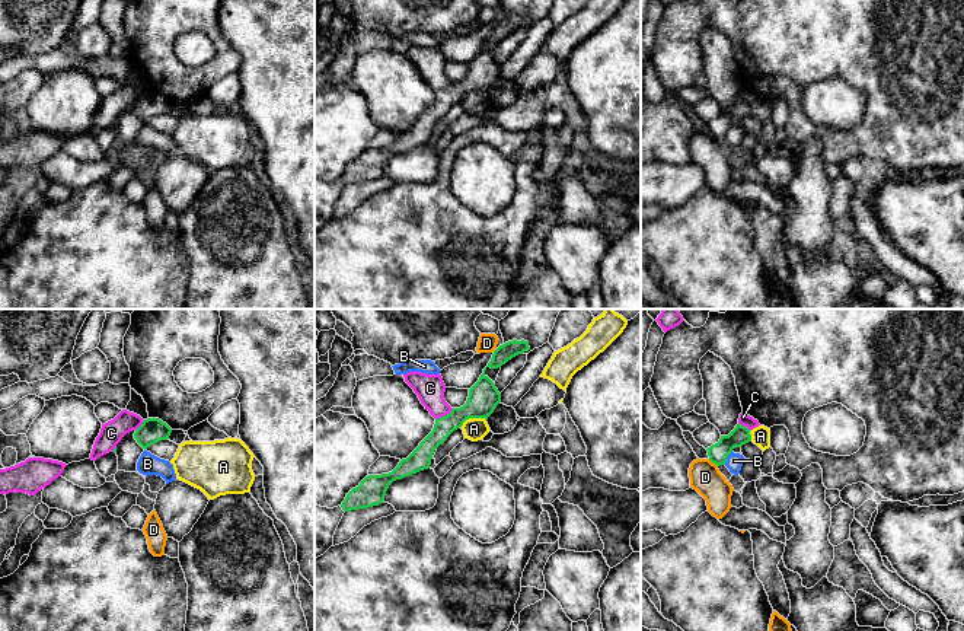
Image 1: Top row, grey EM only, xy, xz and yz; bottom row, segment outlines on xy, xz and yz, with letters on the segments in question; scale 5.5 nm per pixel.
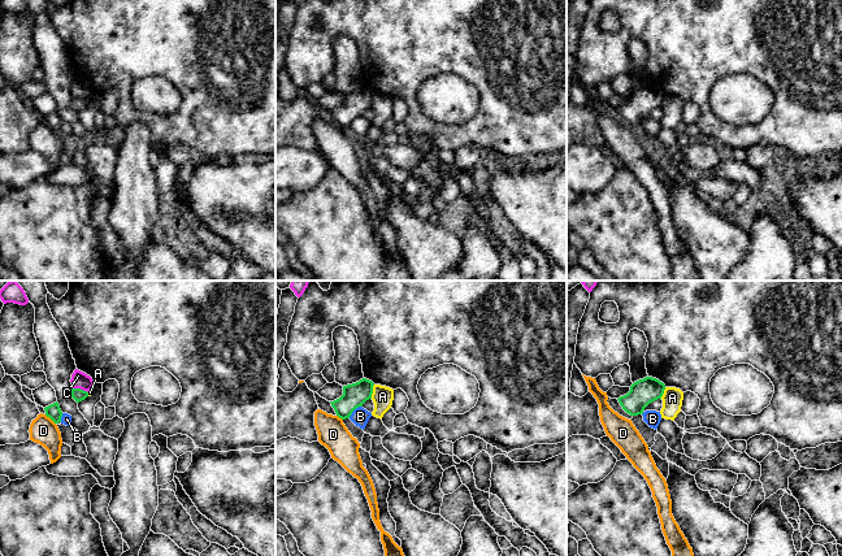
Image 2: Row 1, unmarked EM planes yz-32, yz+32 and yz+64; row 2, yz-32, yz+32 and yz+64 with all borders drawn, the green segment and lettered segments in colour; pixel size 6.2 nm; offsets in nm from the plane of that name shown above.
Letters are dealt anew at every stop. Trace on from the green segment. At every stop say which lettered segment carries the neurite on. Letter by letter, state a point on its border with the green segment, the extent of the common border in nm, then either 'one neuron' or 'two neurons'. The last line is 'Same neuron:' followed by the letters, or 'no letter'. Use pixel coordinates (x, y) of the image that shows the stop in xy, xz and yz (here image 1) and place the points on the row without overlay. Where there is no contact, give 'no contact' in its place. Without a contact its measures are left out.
A: meets green in xz at (472, 91); contact 150 nm long; two neurons
B: meets green in yz at (727, 130); contact 90 nm long; two neurons
C: meets green in xz at (444, 89); contact 120 nm long; two neurons
D: meets green in yz at (712, 136); contact 70 nm long; two neurons
Same neuron: no letter

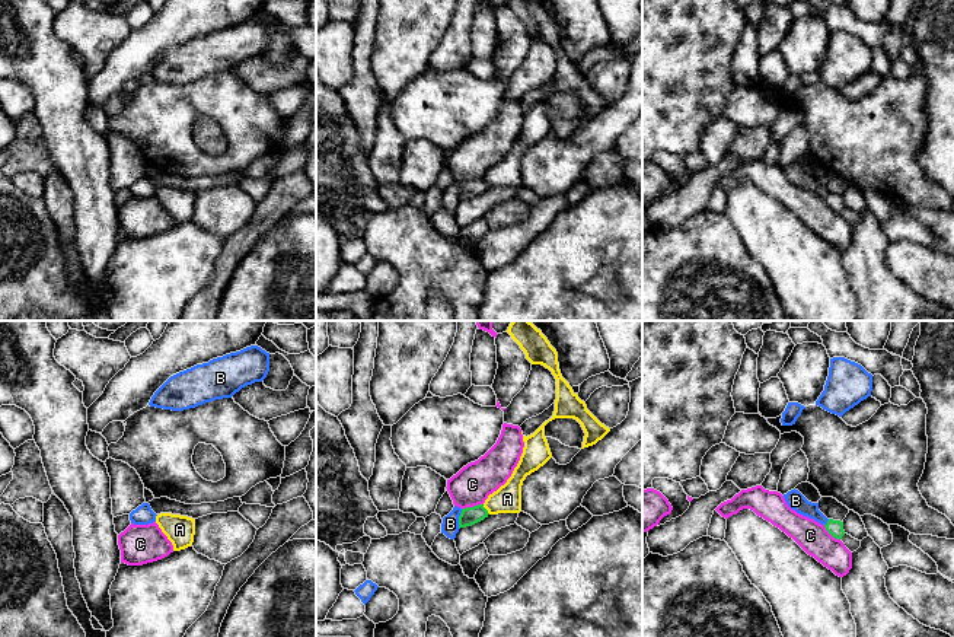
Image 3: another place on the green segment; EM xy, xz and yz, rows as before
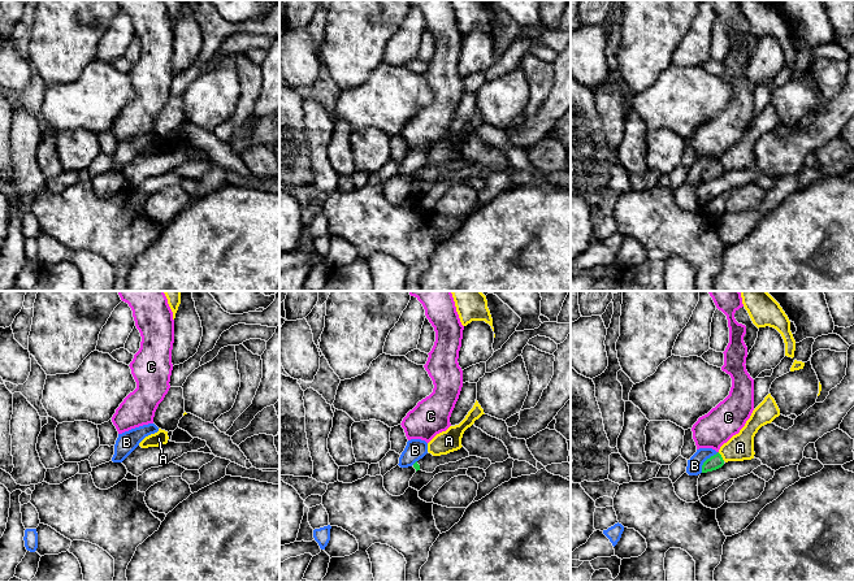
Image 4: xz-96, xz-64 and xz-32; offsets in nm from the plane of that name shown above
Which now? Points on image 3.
A: meets green in xz at (485, 182); contact 70 nm long; two neurons
B: meets green in xz at (459, 193); contact 110 nm long; two neurons
C: meets green in xz at (474, 180); contact 120 nm long; two neurons
Same neuron: no letter

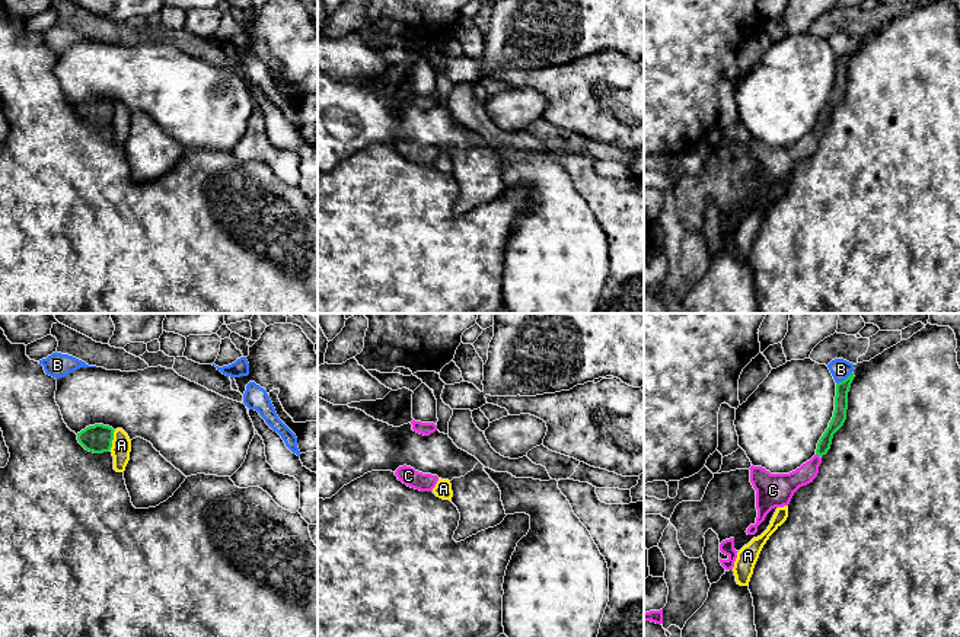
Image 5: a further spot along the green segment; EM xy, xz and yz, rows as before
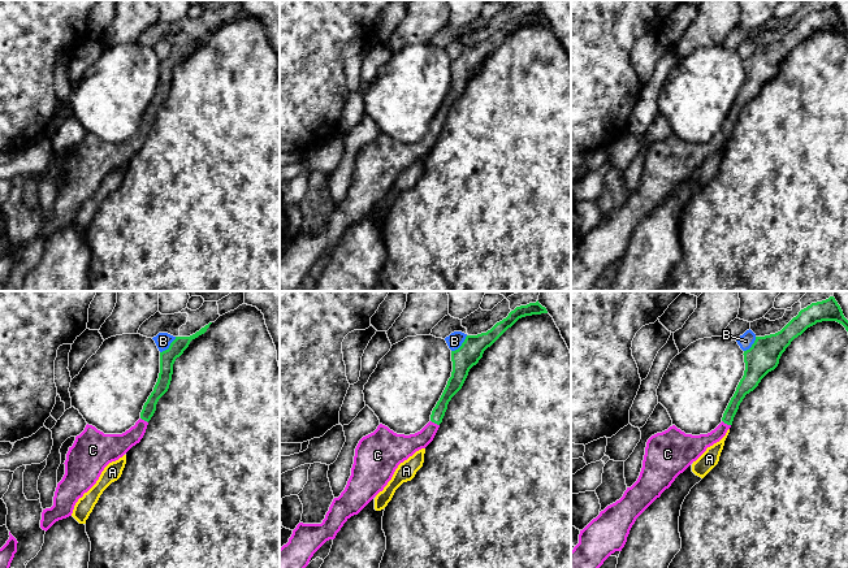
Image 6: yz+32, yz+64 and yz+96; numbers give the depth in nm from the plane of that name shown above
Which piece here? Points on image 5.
A: meets green in xy at (112, 112); contact 120 nm long; two neurons
B: meets green in yz at (845, 53); contact 110 nm long; two neurons
C: meets green in yz at (817, 127); contact 30 nm long; one neuron
Same neuron: C

